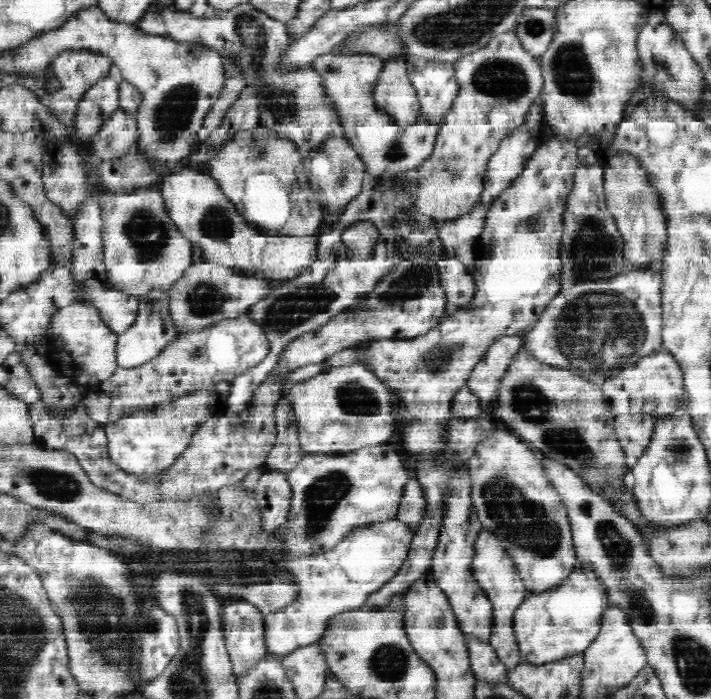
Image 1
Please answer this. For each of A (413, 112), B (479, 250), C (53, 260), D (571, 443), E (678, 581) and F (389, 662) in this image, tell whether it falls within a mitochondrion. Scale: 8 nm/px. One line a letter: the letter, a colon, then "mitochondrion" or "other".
A: other
B: other
C: other
D: mitochondrion
E: other
F: mitochondrion

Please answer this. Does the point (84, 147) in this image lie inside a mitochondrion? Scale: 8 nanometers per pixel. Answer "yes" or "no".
no

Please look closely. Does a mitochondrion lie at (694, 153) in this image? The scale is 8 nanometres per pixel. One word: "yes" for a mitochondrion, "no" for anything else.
no

